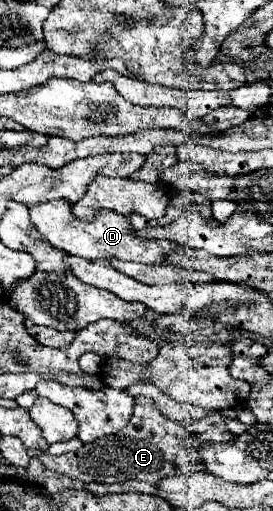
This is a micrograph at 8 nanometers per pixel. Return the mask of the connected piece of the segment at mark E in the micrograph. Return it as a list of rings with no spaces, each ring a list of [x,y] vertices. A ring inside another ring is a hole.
[[[135,397],[135,413],[129,425],[119,433],[91,441],[81,449],[65,455],[52,456],[46,452],[39,452],[39,459],[50,470],[87,483],[89,481],[117,483],[127,479],[155,483],[155,479],[167,475],[201,471],[203,467],[199,465],[199,453],[197,453],[199,443],[217,443],[223,439],[233,439],[233,435],[229,433],[221,413],[213,413],[213,419],[171,423],[155,409],[155,405],[147,397]]]

